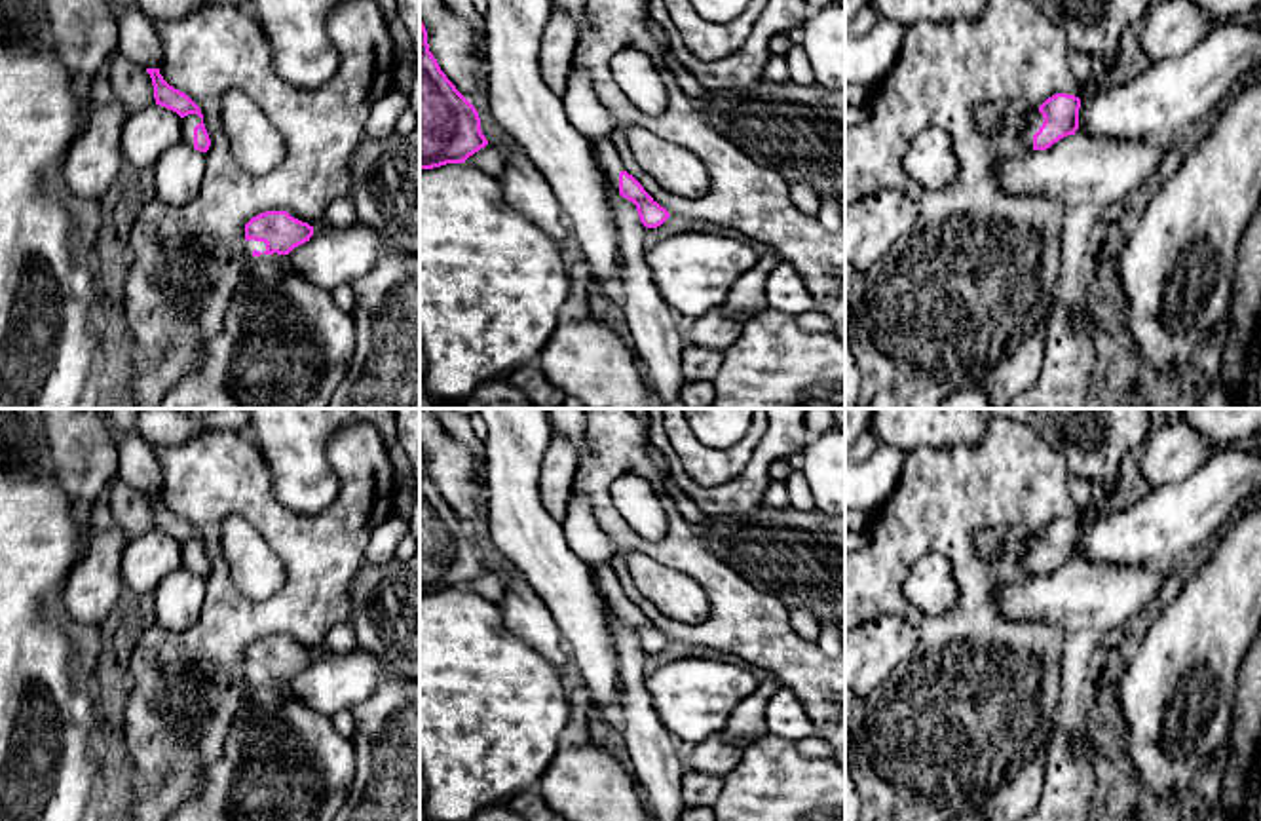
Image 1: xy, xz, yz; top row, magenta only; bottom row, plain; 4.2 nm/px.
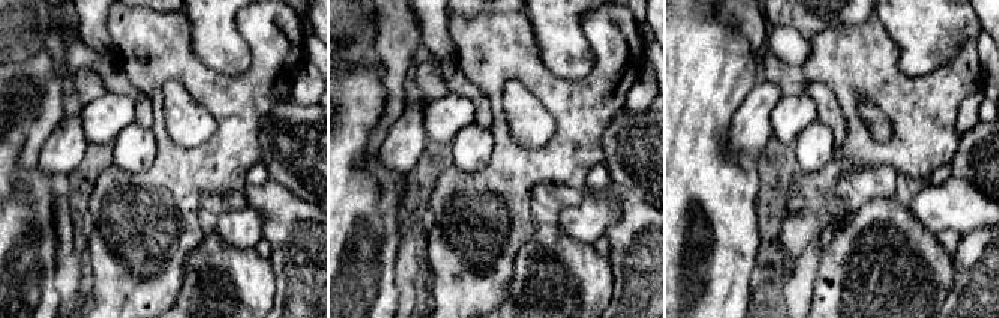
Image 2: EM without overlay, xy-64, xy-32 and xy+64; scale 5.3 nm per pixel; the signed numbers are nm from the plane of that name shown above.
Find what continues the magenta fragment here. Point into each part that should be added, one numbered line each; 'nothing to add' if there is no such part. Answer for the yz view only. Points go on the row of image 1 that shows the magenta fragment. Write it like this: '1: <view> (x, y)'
1: yz (1032, 124)

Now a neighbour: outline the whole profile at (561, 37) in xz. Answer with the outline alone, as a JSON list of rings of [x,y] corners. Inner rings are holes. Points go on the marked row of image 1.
[[[553,10],[541,36],[537,67],[545,86],[558,97],[566,93],[577,42],[579,30],[572,15]]]

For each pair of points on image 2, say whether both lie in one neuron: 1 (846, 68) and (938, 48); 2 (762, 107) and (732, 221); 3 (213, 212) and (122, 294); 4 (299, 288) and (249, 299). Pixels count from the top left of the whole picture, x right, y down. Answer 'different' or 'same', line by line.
1: different
2: different
3: different
4: different

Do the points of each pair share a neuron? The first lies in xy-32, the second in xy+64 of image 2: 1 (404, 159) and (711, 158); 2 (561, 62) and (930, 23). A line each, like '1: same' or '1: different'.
1: different
2: same

